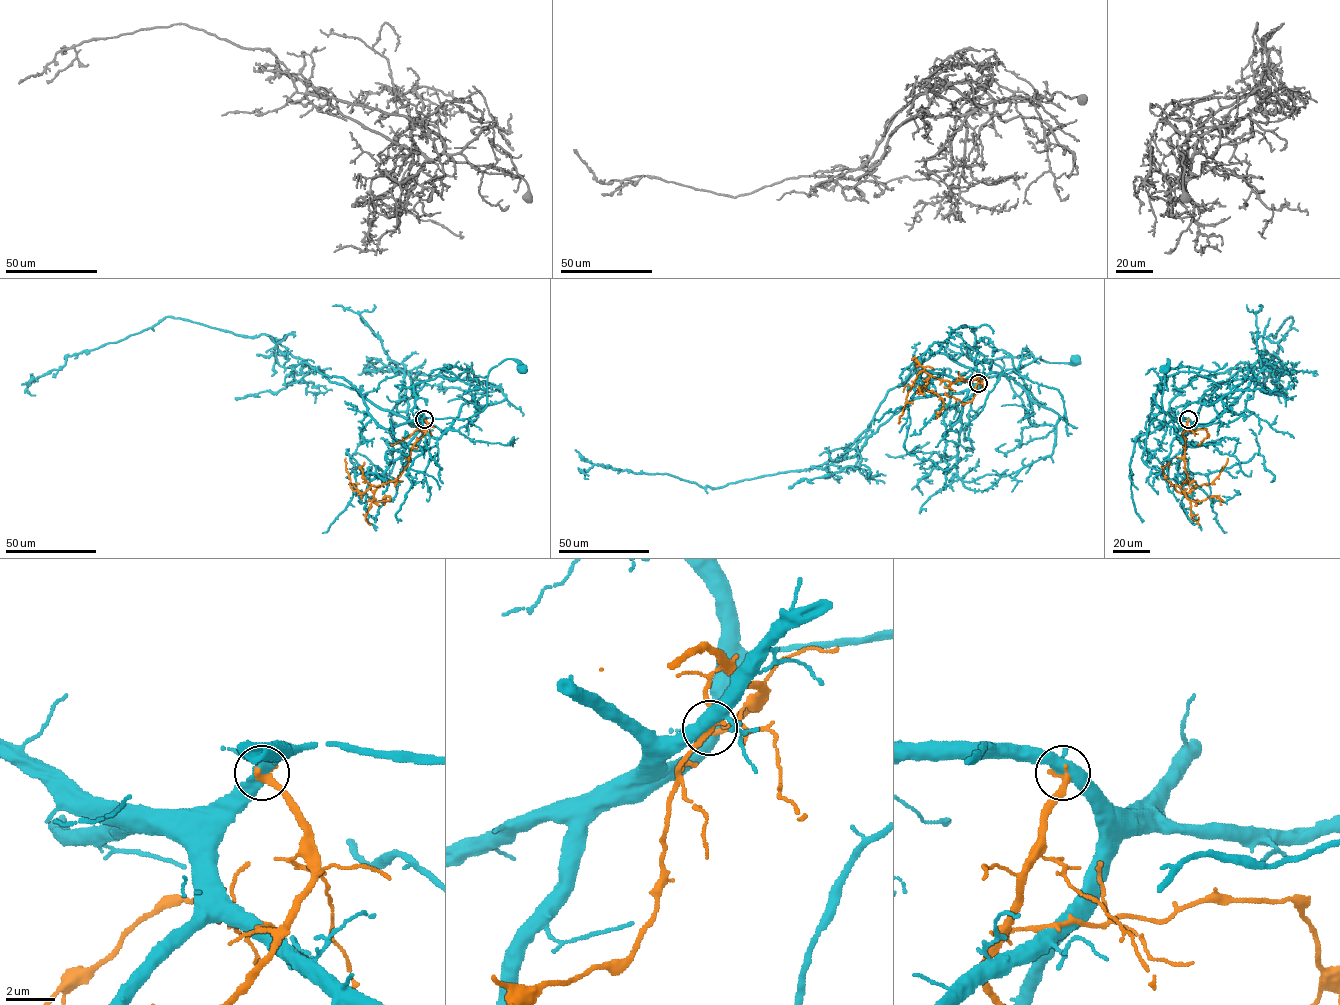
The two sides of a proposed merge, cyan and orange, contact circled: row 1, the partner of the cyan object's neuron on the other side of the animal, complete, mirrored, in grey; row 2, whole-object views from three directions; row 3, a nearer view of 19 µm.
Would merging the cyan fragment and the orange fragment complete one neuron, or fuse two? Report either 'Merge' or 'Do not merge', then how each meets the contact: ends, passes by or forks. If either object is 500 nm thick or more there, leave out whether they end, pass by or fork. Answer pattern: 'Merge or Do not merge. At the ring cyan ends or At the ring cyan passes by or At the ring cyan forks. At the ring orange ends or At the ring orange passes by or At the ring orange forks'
Do not merge. At the ring cyan forks. At the ring orange ends

